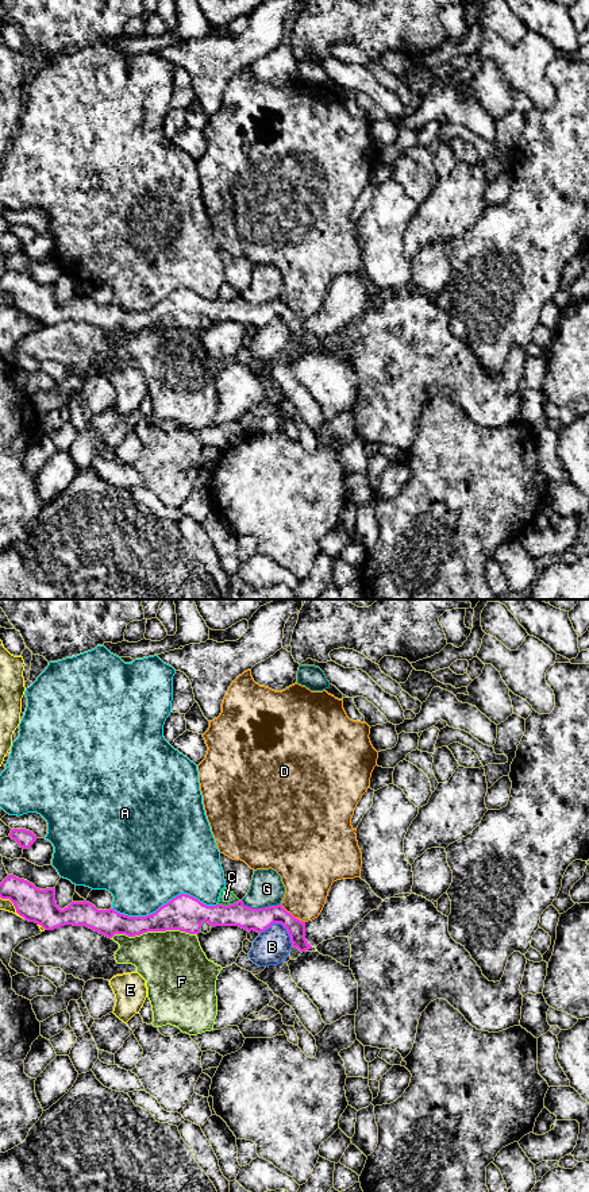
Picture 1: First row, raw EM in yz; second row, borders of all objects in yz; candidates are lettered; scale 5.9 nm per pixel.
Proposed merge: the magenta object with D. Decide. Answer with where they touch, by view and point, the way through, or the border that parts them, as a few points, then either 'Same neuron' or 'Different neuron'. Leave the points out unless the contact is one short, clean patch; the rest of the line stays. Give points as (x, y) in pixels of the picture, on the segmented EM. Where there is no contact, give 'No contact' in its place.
Touches magenta at yz (291, 914). Boundary: yz (280, 905), (304, 922). Different neuron

